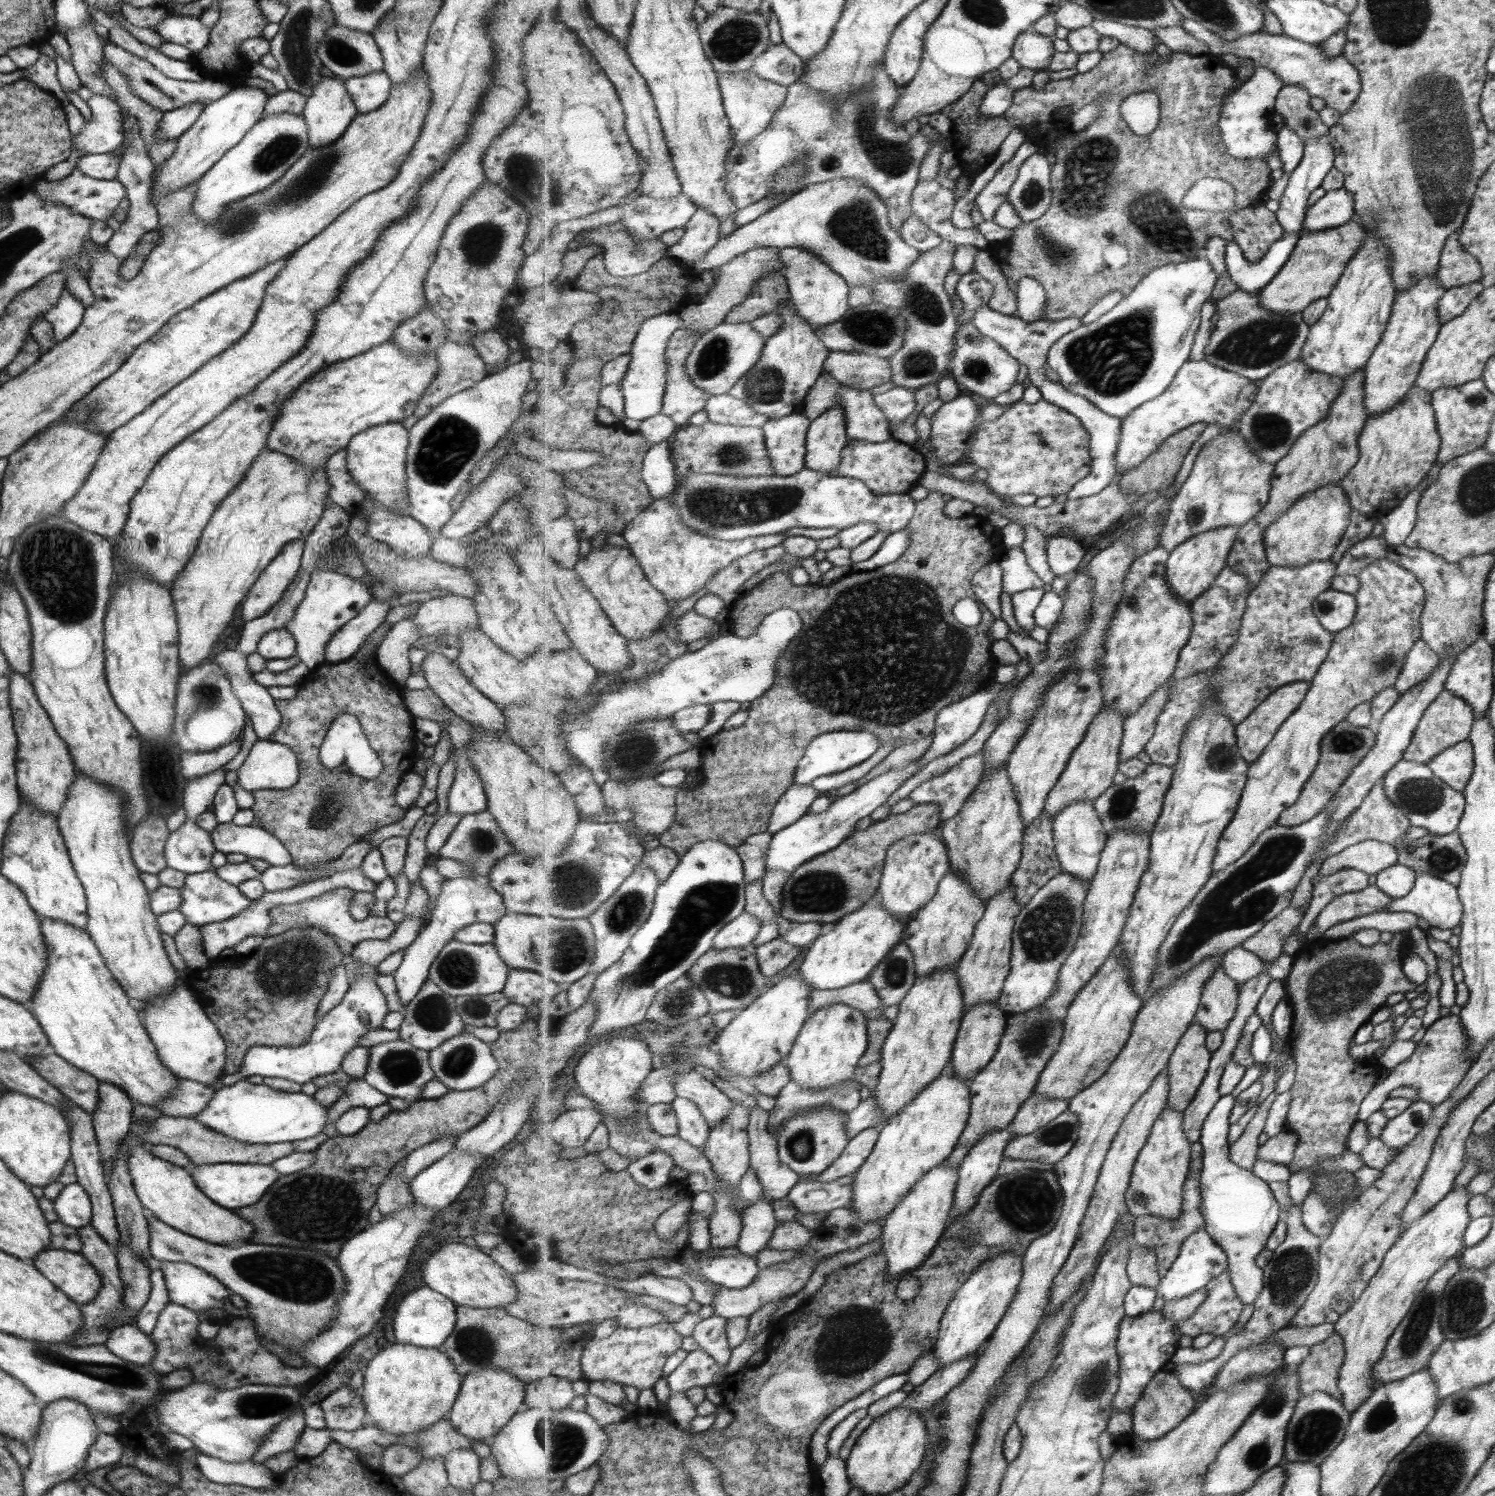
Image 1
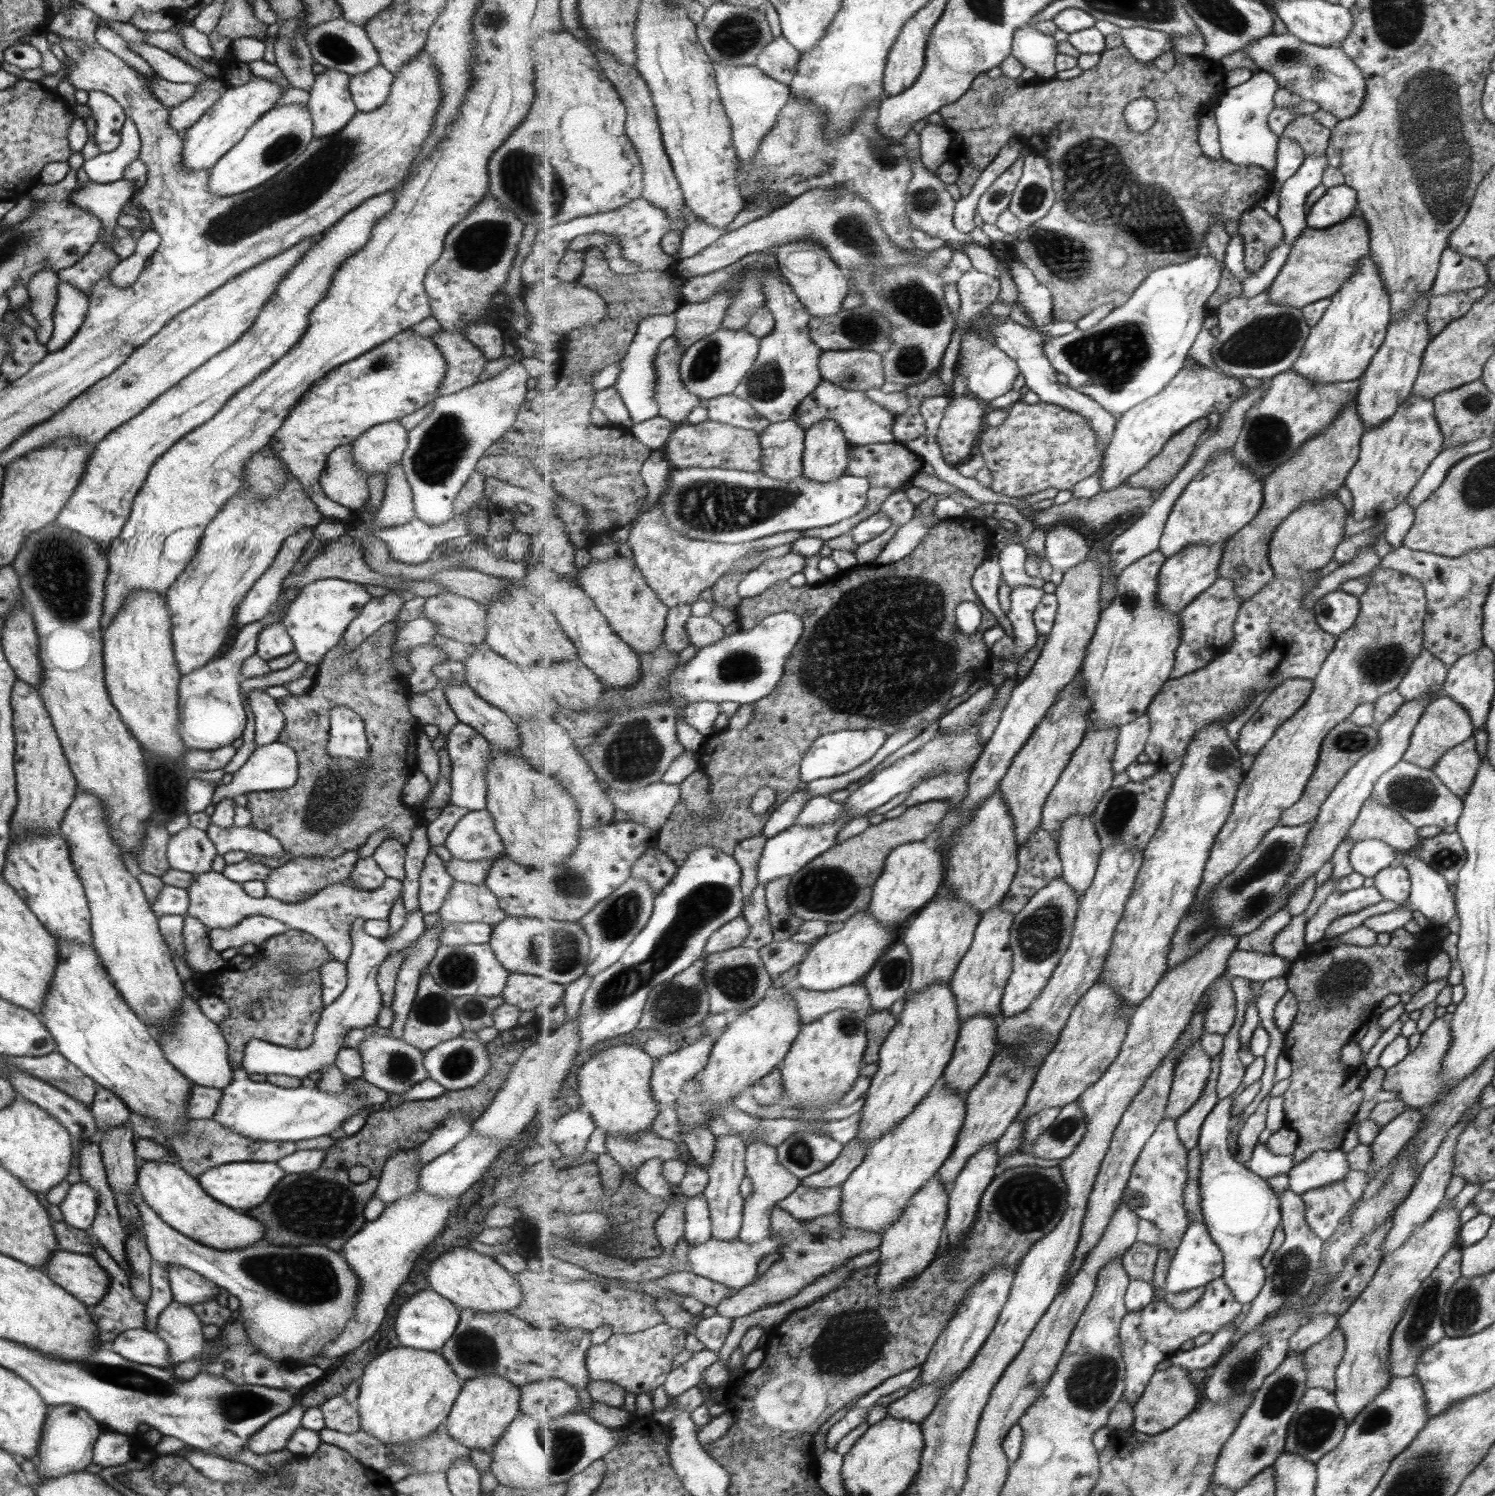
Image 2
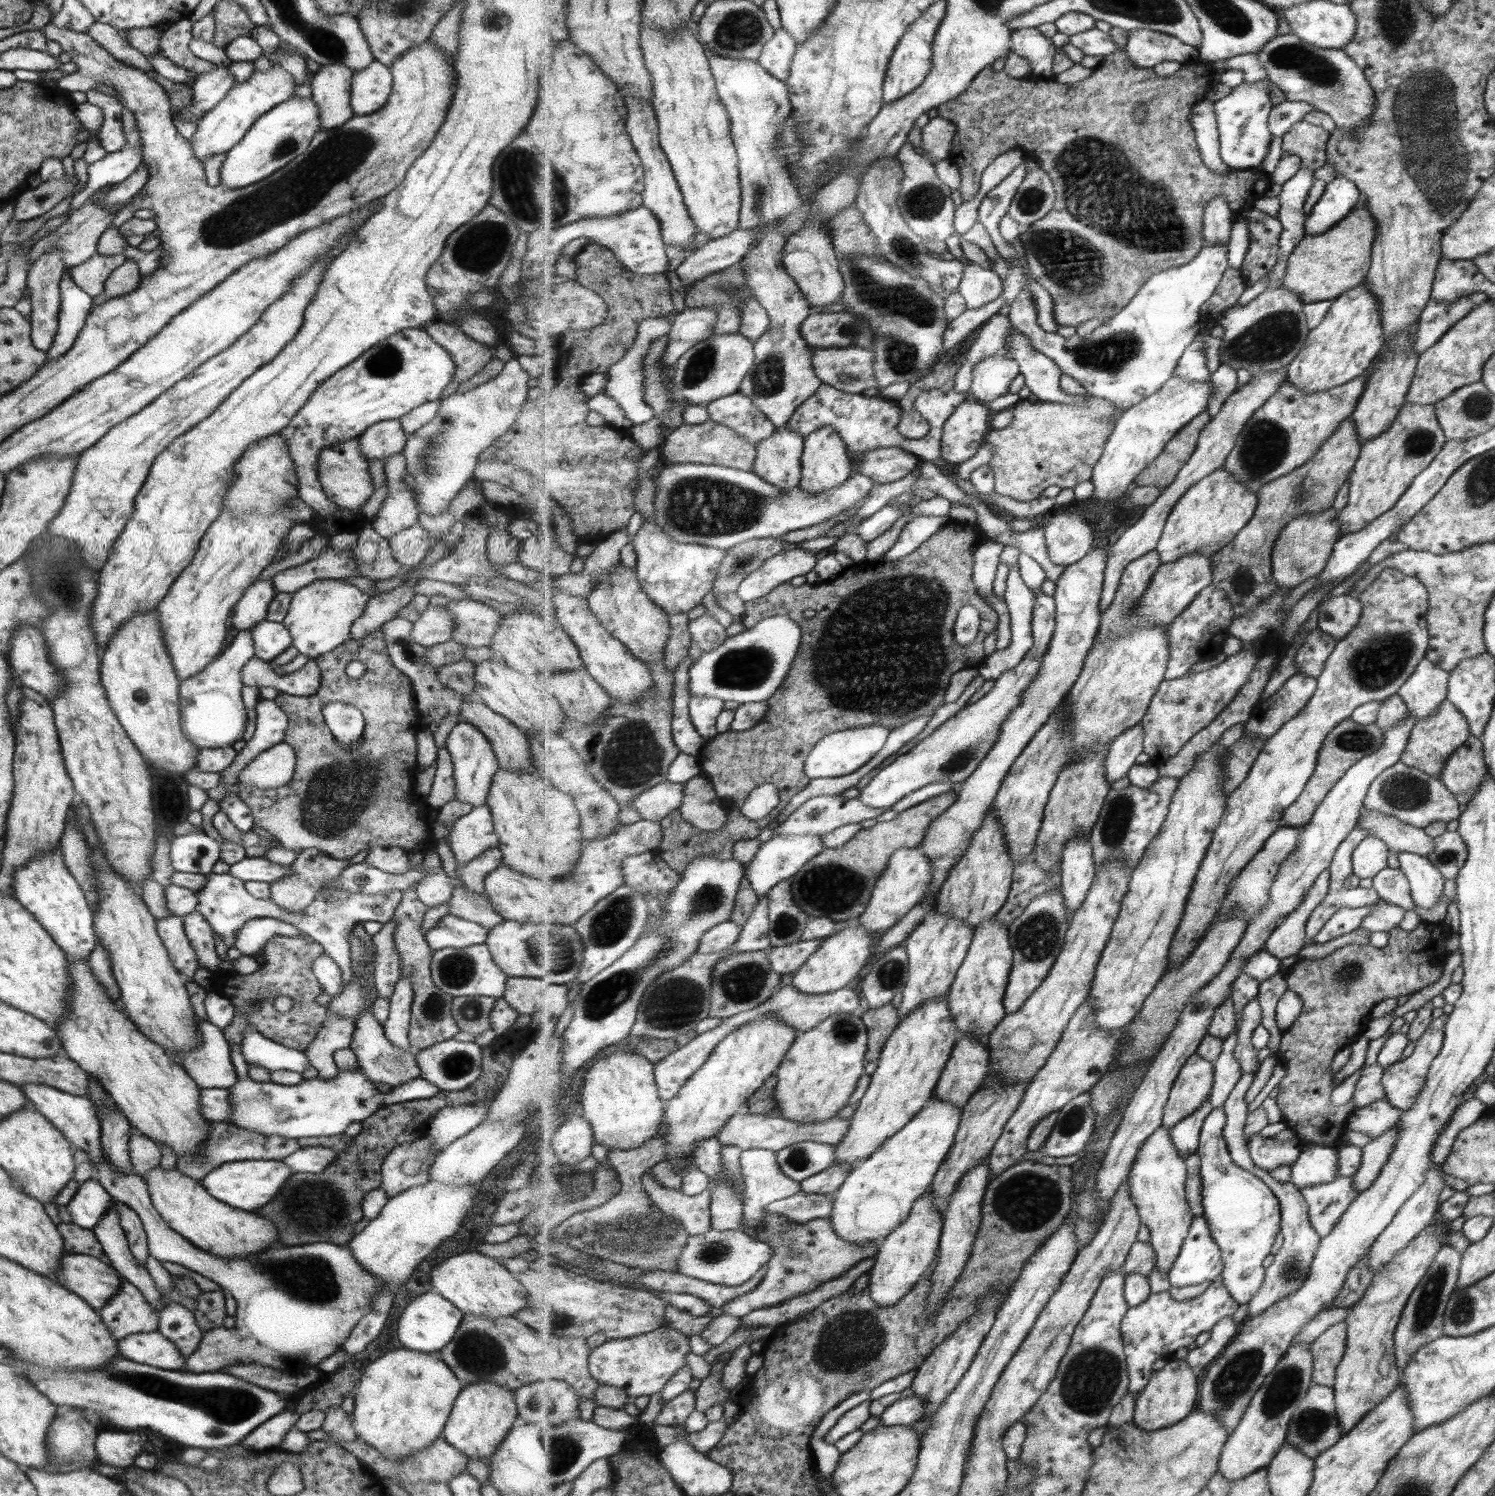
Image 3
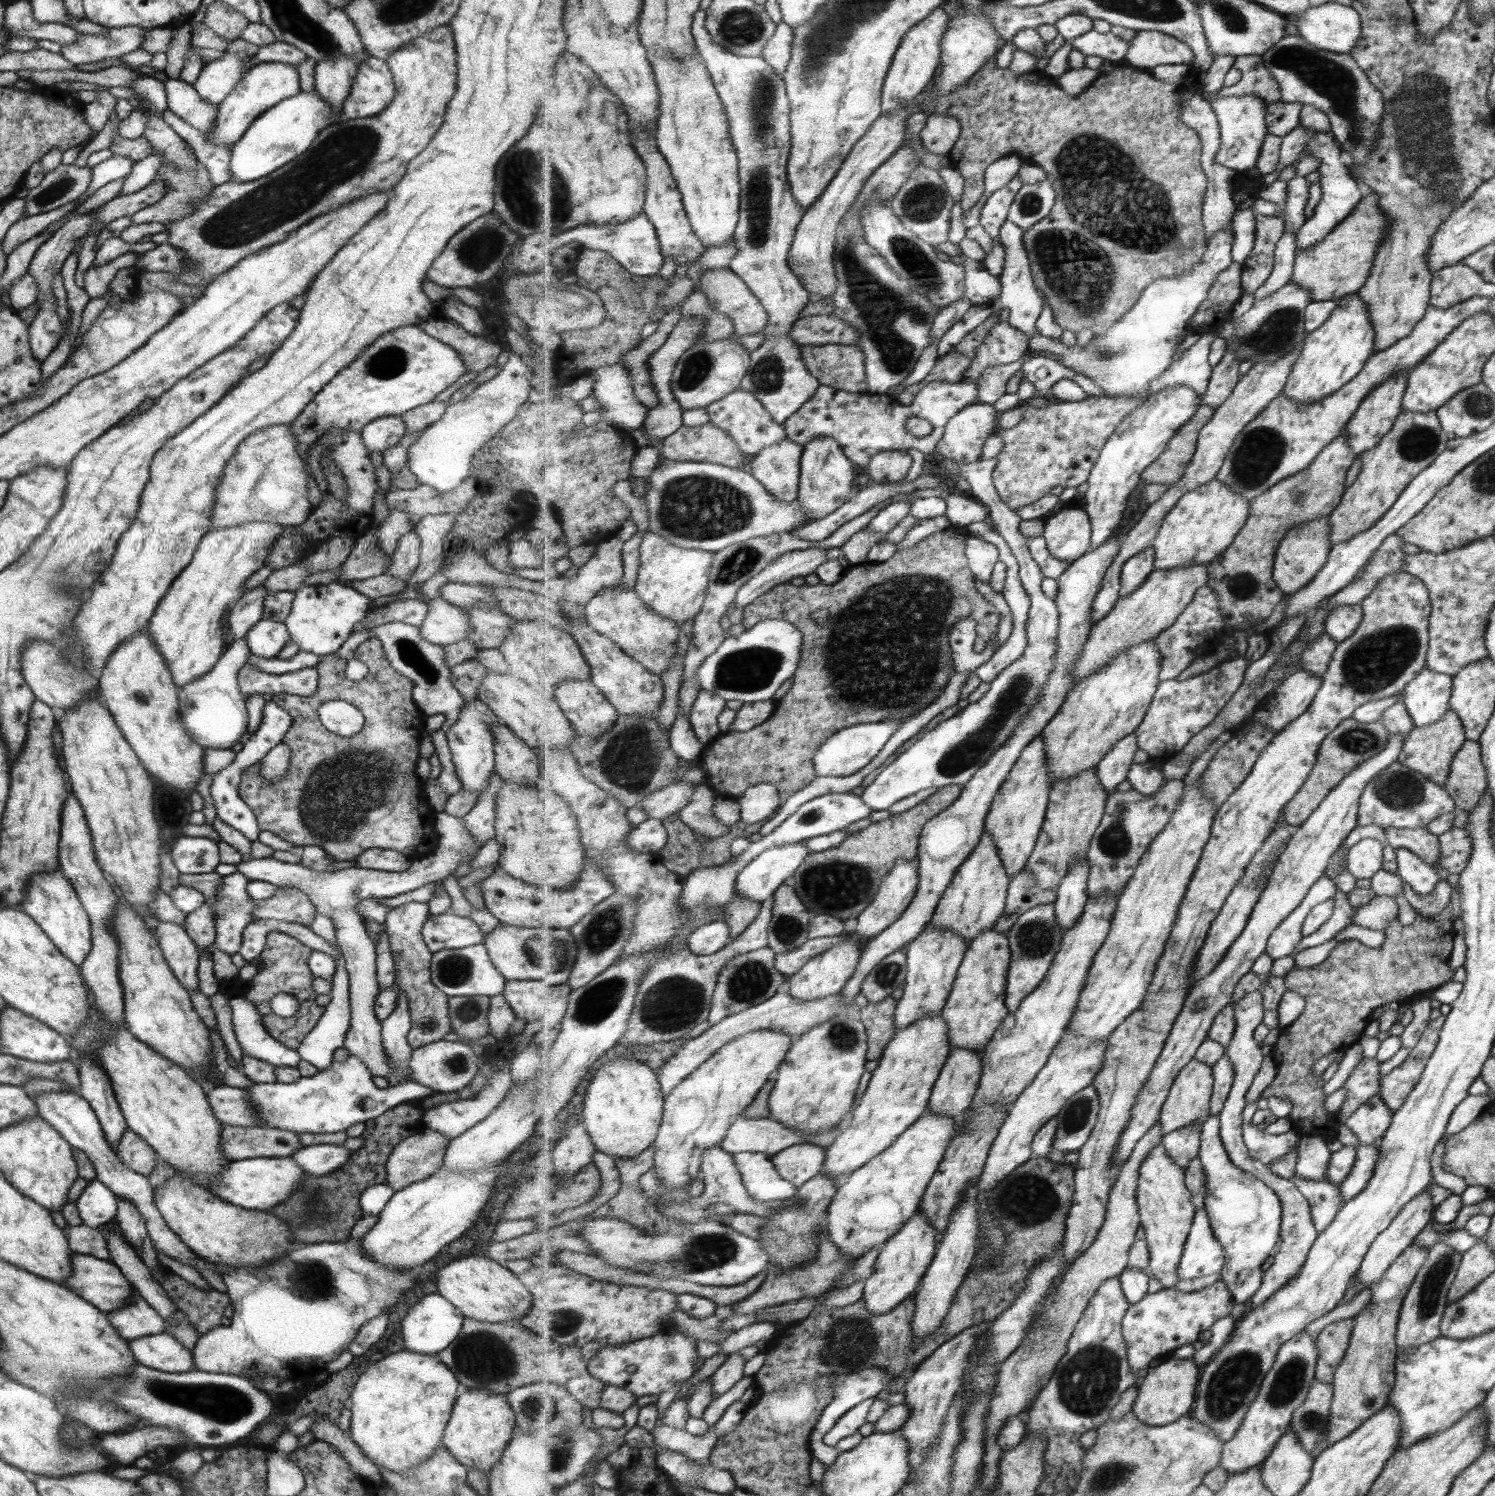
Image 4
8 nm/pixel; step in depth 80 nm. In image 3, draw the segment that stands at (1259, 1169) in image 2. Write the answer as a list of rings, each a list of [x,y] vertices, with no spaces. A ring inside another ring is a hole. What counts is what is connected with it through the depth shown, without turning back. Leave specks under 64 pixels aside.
[[[1255,1134],[1251,1136],[1248,1148],[1255,1166],[1269,1172],[1275,1168],[1293,1166],[1301,1155],[1301,1143],[1298,1137],[1283,1142]]]

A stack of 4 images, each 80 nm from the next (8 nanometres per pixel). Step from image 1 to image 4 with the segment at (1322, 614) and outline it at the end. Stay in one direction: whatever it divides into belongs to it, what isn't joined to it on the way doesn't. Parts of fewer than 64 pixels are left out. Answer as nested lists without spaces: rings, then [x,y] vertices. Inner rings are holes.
[[[1338,604],[1326,618],[1326,633],[1336,644],[1346,641],[1362,620],[1362,607],[1358,604]]]

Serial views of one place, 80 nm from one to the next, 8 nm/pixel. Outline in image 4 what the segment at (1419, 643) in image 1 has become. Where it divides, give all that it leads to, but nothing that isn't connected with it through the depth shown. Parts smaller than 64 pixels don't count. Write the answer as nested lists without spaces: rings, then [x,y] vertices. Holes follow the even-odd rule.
[[[1423,666],[1401,691],[1401,702],[1415,727],[1431,725],[1448,708],[1451,676],[1438,674]]]

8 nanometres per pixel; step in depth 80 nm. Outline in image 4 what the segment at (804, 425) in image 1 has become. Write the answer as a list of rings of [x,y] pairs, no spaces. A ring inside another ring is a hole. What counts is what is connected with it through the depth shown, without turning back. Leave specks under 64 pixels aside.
[[[789,438],[763,449],[752,462],[752,473],[779,500],[793,502],[799,496],[802,454],[805,446]]]

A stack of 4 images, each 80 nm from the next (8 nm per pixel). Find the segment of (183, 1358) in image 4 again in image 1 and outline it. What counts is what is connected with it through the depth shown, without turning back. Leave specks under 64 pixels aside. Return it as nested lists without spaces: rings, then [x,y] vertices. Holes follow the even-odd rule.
[[[134,1324],[114,1328],[104,1342],[107,1350],[134,1365],[148,1366],[156,1353],[156,1344]]]

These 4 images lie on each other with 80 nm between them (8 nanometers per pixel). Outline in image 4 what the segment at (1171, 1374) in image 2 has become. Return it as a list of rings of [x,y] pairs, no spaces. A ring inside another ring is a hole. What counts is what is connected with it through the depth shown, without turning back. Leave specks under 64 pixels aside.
[[[1163,1358],[1151,1366],[1145,1381],[1138,1384],[1139,1397],[1134,1409],[1136,1418],[1151,1426],[1165,1426],[1192,1414],[1198,1397],[1199,1368],[1193,1358]]]

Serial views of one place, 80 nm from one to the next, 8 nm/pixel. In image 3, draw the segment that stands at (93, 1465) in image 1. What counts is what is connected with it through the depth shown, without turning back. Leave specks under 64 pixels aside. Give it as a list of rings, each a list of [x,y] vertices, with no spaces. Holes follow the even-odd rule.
[[[110,1430],[99,1432],[94,1441],[95,1464],[127,1468],[133,1465],[149,1438],[141,1432]]]

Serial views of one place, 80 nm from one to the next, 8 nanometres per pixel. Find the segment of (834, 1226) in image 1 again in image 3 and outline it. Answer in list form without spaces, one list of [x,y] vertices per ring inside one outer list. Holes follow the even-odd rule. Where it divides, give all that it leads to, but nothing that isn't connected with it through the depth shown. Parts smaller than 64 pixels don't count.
[[[768,1214],[763,1219],[762,1227],[748,1227],[745,1216],[739,1229],[749,1233],[755,1239],[769,1242],[774,1250],[774,1257],[768,1263],[768,1273],[751,1292],[734,1298],[721,1309],[725,1314],[743,1318],[754,1310],[779,1305],[786,1300],[813,1292],[825,1282],[835,1280],[842,1274],[859,1265],[867,1258],[876,1258],[879,1253],[878,1241],[849,1242],[836,1234],[830,1218],[816,1218],[806,1223],[791,1220],[783,1214]]]

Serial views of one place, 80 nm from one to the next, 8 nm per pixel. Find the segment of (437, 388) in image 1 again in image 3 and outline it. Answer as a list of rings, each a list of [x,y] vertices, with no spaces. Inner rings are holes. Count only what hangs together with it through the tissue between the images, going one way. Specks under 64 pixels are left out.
[[[433,320],[424,325],[429,338],[442,346],[453,359],[455,370],[453,382],[463,382],[477,374],[487,362],[495,357],[496,350],[475,342],[461,331],[457,325]]]

